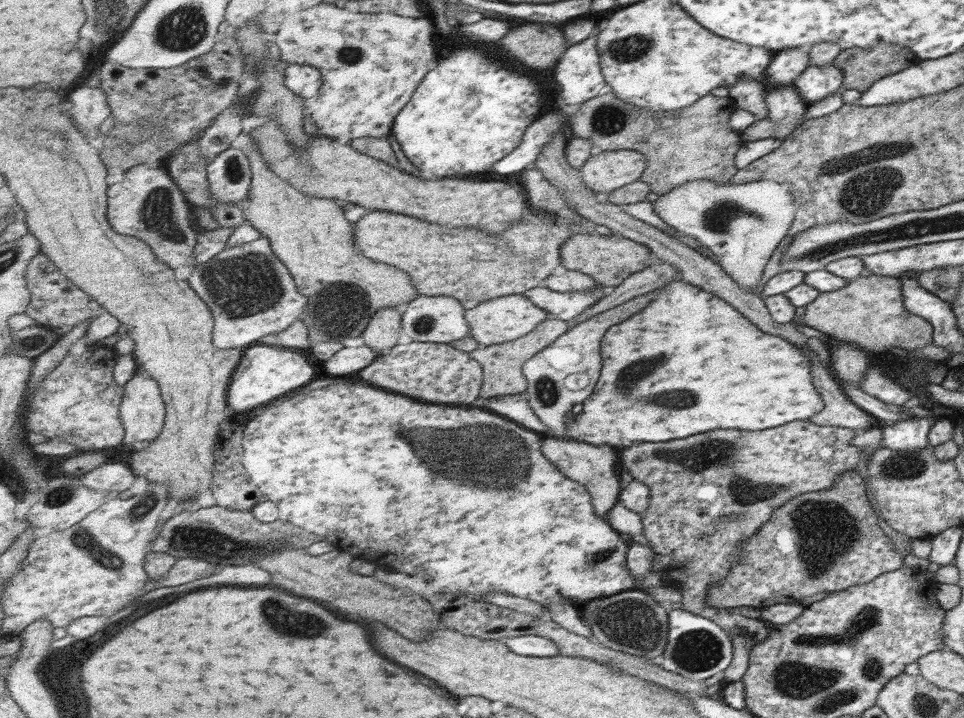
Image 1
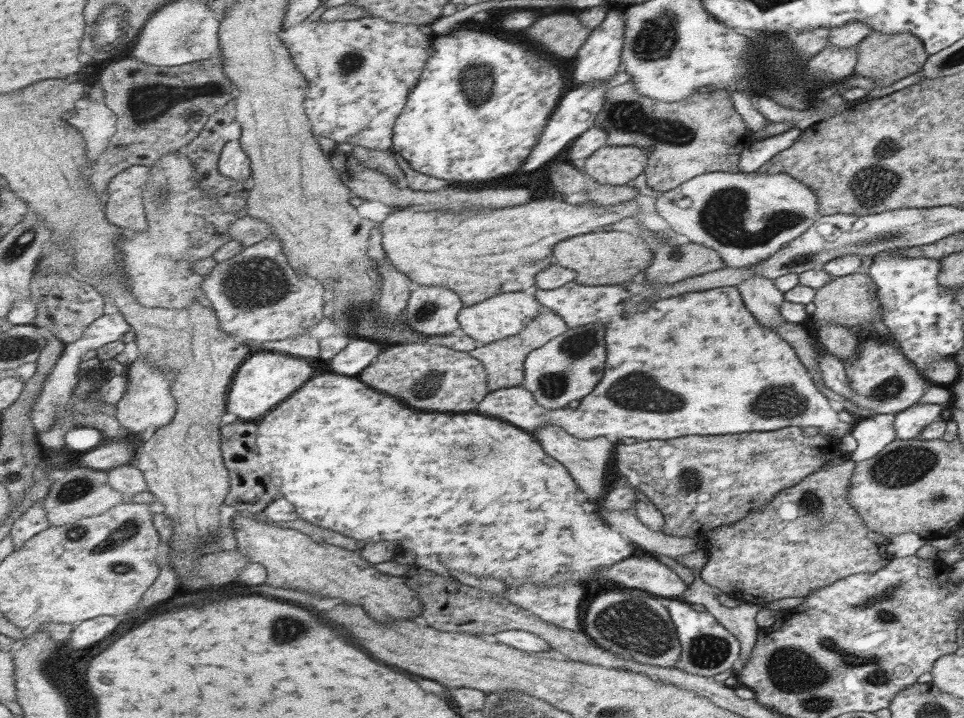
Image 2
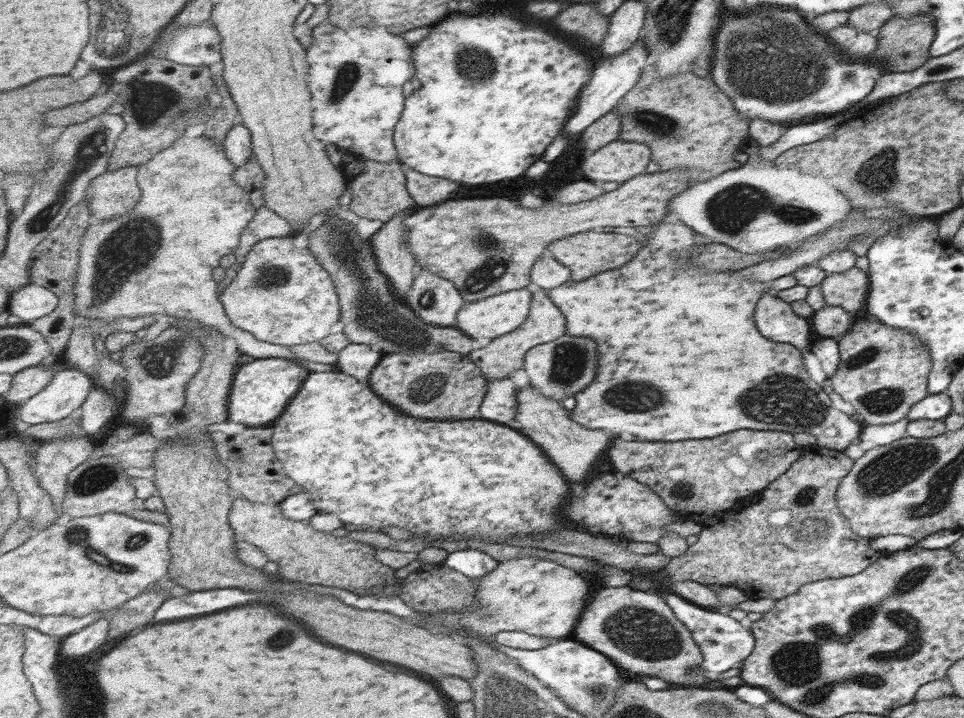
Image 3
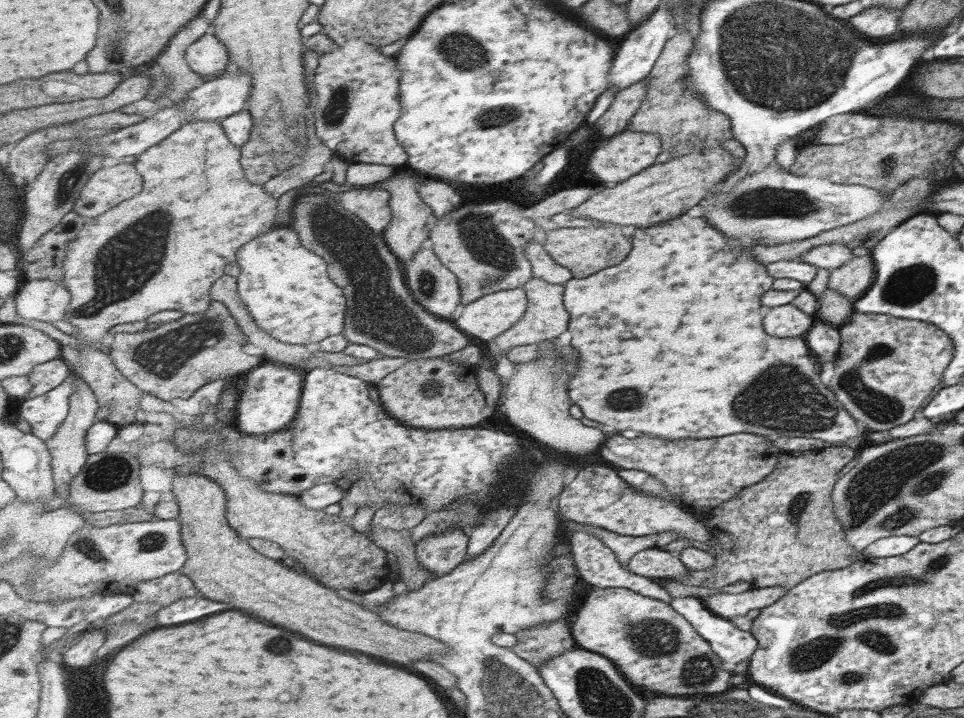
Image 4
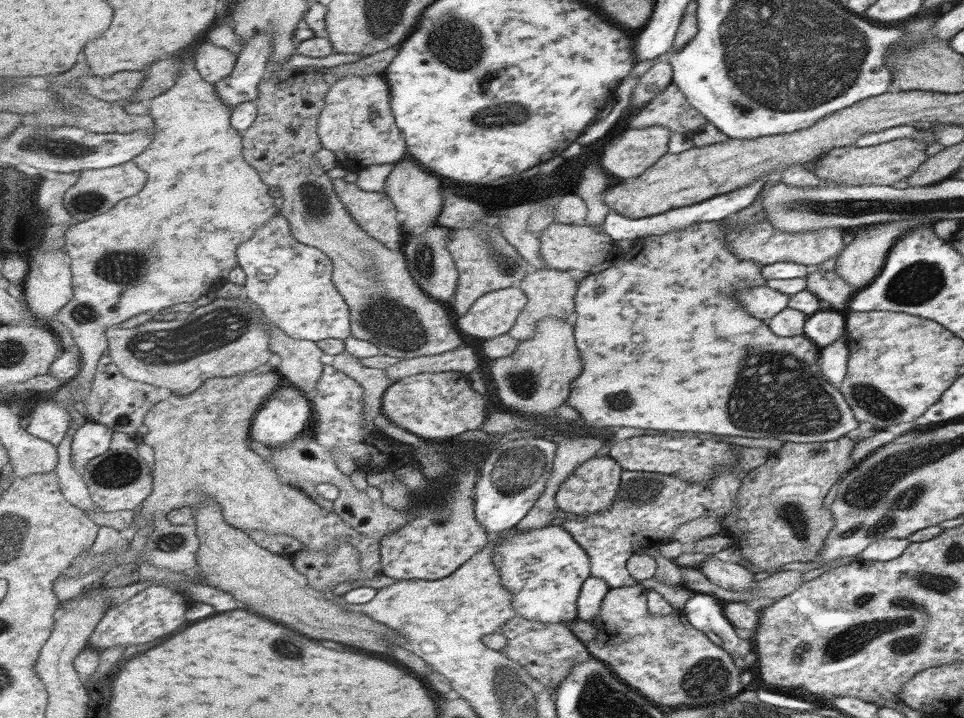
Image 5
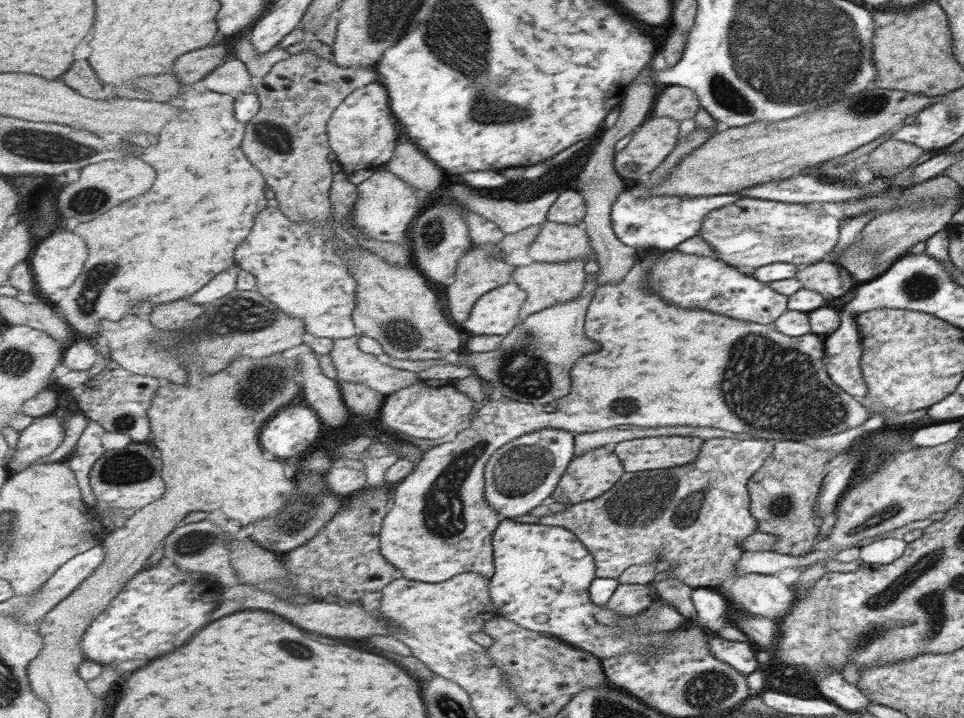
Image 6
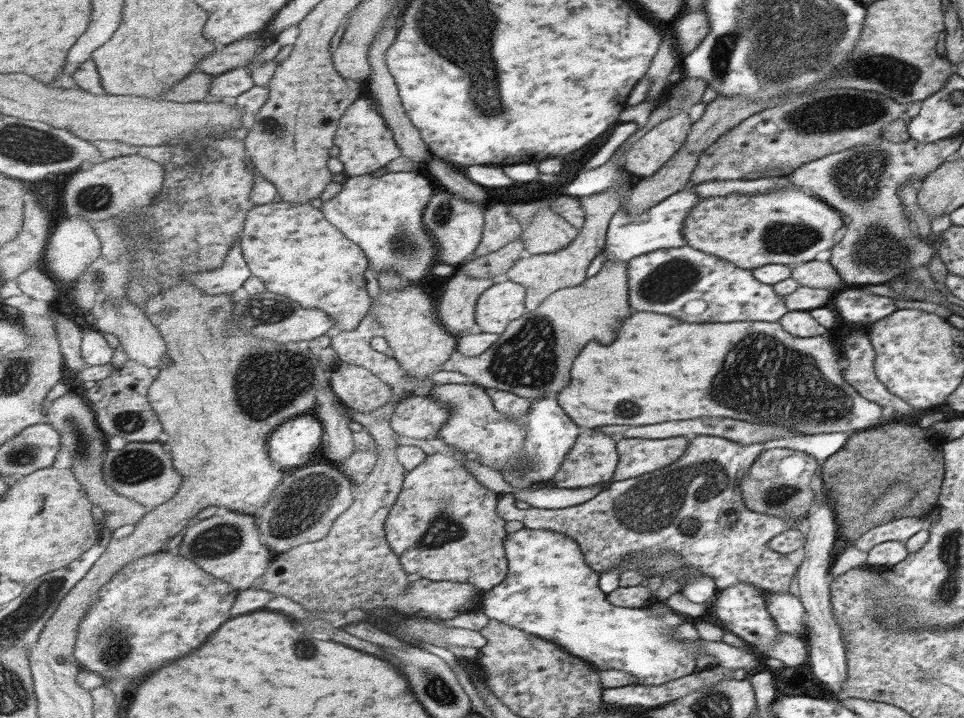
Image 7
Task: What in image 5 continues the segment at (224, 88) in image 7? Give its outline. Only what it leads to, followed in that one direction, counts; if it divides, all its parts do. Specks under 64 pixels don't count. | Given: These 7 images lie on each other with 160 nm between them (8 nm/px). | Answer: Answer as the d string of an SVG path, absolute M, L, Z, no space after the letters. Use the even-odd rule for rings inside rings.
M208 40L196 48L195 56L198 72L206 82L217 85L227 79L235 70L238 55L229 49L221 48Z

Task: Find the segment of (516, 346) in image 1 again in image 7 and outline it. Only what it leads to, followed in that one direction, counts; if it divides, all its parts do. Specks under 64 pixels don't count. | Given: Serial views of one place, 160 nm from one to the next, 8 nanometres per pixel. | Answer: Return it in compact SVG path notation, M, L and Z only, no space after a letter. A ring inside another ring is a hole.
M613 189L602 193L580 197L581 209L584 213L584 225L578 229L578 235L573 242L561 250L549 254L529 255L527 258L519 257L515 264L506 272L505 279L515 281L524 288L525 311L535 310L547 295L553 294L560 288L574 287L586 279L586 271L592 258L596 258L604 247L604 238L609 220L620 206L620 194Z

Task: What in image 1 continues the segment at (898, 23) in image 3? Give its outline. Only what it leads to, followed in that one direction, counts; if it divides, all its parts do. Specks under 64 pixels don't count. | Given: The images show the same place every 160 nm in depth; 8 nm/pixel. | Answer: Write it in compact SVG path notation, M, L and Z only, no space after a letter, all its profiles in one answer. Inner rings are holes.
M875 43L871 48L866 49L859 47L843 49L831 63L833 63L833 66L839 67L841 74L843 74L840 87L845 92L857 90L861 94L877 80L896 74L904 68L909 68L911 65L917 64L919 61L920 58L917 58L917 56L903 45Z

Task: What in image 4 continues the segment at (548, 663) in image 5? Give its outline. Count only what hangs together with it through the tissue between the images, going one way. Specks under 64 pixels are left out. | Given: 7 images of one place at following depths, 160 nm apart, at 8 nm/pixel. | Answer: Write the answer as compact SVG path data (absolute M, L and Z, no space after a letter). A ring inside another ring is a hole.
M566 620L527 627L514 635L516 643L512 649L536 668L575 646L571 640L570 623Z

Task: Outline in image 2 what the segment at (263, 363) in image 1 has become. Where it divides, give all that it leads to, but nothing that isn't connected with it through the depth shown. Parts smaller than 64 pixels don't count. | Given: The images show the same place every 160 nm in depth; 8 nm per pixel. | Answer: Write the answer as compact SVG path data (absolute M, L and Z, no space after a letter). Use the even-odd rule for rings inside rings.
M257 352L248 357L247 362L239 368L231 385L228 412L235 414L239 420L257 422L277 404L287 400L293 392L297 392L305 382L313 378L315 370L309 362L300 357L293 357L275 352Z

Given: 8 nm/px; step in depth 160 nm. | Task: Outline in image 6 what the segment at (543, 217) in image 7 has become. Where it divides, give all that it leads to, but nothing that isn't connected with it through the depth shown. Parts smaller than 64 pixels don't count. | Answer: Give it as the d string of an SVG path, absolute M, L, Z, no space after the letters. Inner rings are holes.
M544 221L539 224L539 233L528 246L527 255L535 262L557 262L583 259L586 265L594 265L596 256L590 247L590 239L581 225L553 223Z

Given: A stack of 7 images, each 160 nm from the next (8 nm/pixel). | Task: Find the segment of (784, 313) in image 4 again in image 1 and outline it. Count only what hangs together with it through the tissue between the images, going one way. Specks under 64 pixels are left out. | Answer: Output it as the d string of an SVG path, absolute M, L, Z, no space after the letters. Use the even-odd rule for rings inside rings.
M699 179L680 184L665 194L658 195L652 203L655 215L670 228L692 236L700 246L708 248L717 258L719 266L733 282L737 282L740 288L751 291L759 296L760 292L754 292L757 282L761 278L763 266L777 244L785 238L794 220L794 197L791 188L787 184L769 179L756 180L743 184L718 183L709 179Z

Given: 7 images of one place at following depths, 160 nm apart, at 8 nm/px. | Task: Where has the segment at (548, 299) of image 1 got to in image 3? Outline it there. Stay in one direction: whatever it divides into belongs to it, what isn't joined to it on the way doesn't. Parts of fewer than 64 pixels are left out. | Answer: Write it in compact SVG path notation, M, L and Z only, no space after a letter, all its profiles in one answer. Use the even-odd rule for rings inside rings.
M659 224L654 230L646 234L646 241L641 244L641 248L633 258L623 264L622 267L601 271L597 275L590 276L589 279L574 281L570 278L563 284L547 290L551 300L561 309L566 317L565 334L569 336L584 336L595 340L599 348L599 372L595 372L595 384L587 384L583 392L573 395L575 405L573 410L568 411L568 415L576 423L588 429L601 428L609 430L613 436L628 432L637 440L651 442L677 442L677 440L687 440L687 438L710 439L725 432L733 430L747 431L777 431L777 432L805 432L815 436L816 444L819 447L828 448L834 451L843 451L847 448L859 434L859 424L855 424L853 419L849 420L849 415L833 410L825 394L819 390L819 386L807 376L803 364L801 364L801 354L795 345L771 342L763 338L753 324L753 308L762 298L762 294L770 289L766 282L754 281L733 273L731 270L707 271L703 267L692 265L690 258L685 254L690 254L694 250L695 234L693 229L682 224ZM507 378L489 380L488 393L480 410L480 418L503 425L515 425L515 382Z

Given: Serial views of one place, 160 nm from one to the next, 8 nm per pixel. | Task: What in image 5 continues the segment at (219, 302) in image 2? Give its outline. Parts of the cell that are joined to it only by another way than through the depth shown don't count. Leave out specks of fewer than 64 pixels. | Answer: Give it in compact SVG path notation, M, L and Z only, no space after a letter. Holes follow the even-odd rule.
M281 213L275 216L273 220L269 220L269 222L263 224L261 228L254 235L243 244L238 246L238 266L242 268L242 270L246 273L246 281L245 288L247 290L247 296L249 300L256 302L261 308L264 314L266 315L267 321L271 322L275 326L279 326L279 328L283 329L289 336L292 336L296 339L301 340L312 340L315 342L319 342L319 340L327 340L327 338L340 338L345 341L349 337L352 336L352 314L350 311L350 305L346 303L344 296L340 292L340 290L335 286L335 276L333 270L335 270L333 266L333 262L331 262L331 258L325 254L320 248L317 248L313 245L303 244L301 241L297 240L296 236L291 230L290 222L287 220L285 216Z

